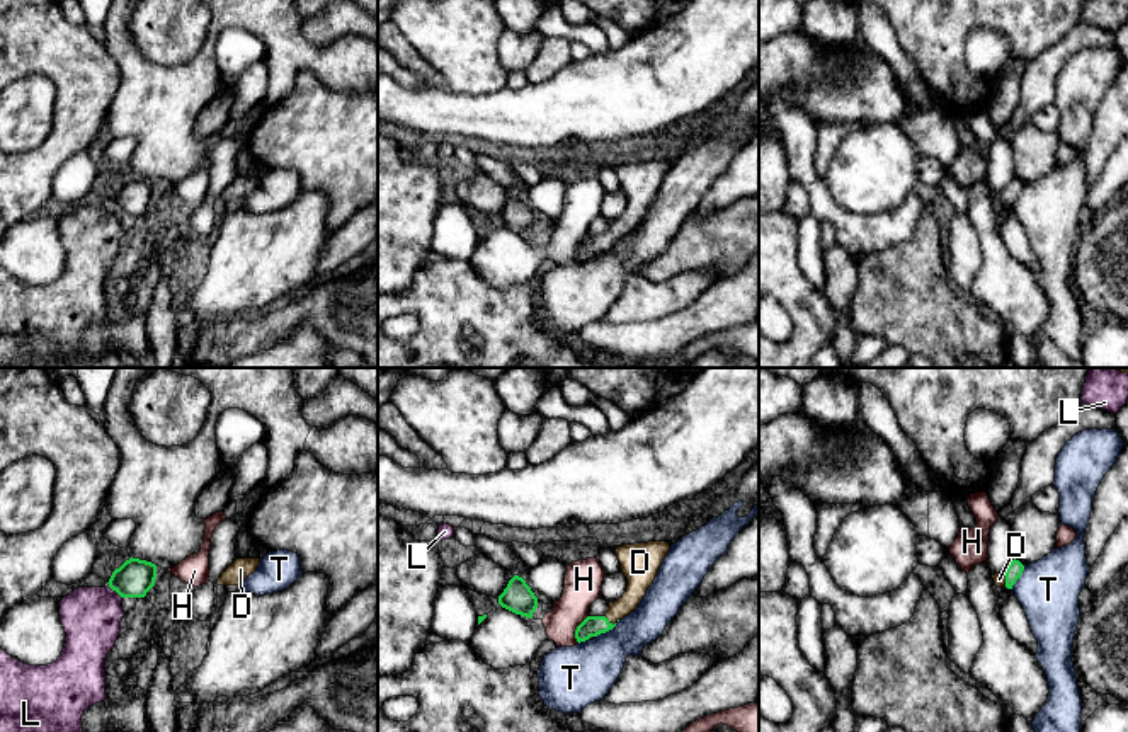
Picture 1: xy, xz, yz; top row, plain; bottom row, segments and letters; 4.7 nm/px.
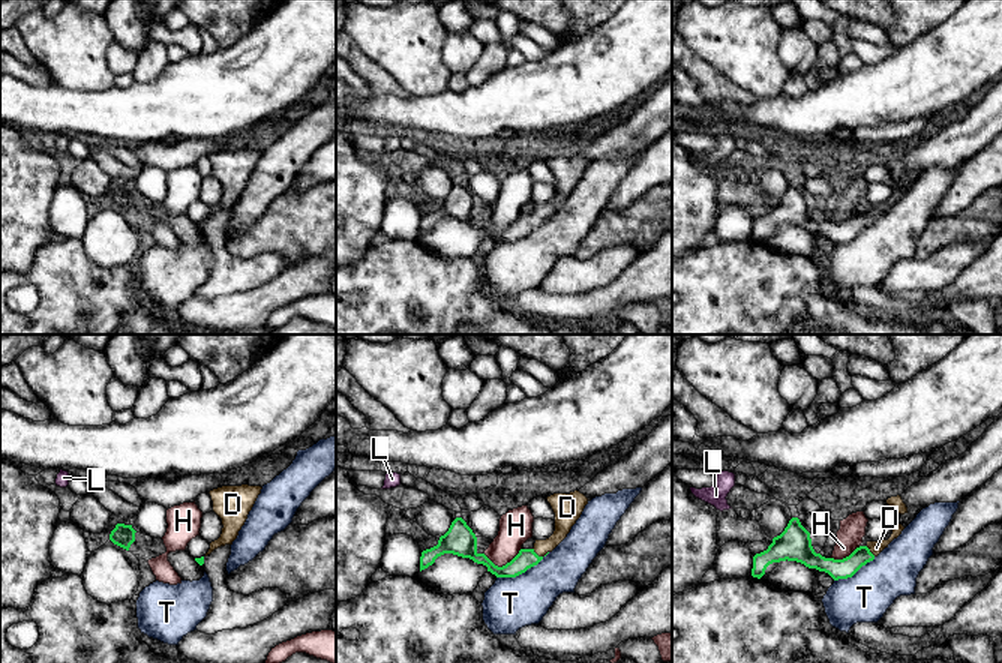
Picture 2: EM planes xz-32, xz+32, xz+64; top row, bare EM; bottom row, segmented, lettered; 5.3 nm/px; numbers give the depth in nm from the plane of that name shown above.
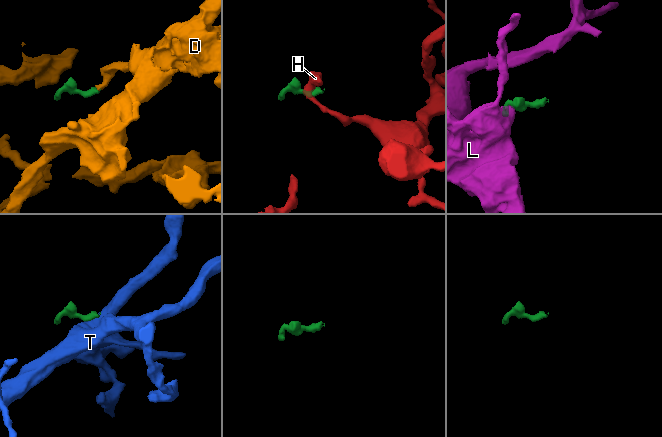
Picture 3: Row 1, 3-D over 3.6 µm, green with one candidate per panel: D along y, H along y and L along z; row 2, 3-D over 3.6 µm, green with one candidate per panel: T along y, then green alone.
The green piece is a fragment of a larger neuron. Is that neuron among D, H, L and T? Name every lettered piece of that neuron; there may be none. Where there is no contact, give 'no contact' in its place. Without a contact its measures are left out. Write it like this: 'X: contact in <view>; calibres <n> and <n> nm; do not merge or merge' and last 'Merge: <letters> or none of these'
D: contact in xz; calibres 100 and 110 nm; merge
H: contact in xz; calibres 100 and 180 nm; do not merge
L: contact in xy; calibres 180 and 280 nm; do not merge
T: contact in xz; calibres 100 and 280 nm; do not merge
Merge: D

